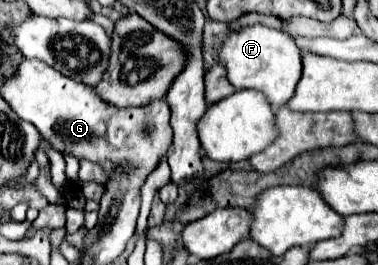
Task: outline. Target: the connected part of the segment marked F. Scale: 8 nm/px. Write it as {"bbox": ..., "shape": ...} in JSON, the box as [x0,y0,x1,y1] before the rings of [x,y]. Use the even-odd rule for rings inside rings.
{"bbox":[219,23,301,107],"shape":[[[261,23],[243,27],[239,31],[231,31],[221,47],[219,47],[219,61],[227,69],[227,79],[237,89],[257,89],[267,95],[271,105],[281,107],[289,101],[295,91],[295,85],[301,77],[301,51],[297,49],[295,41],[271,27]]]}

